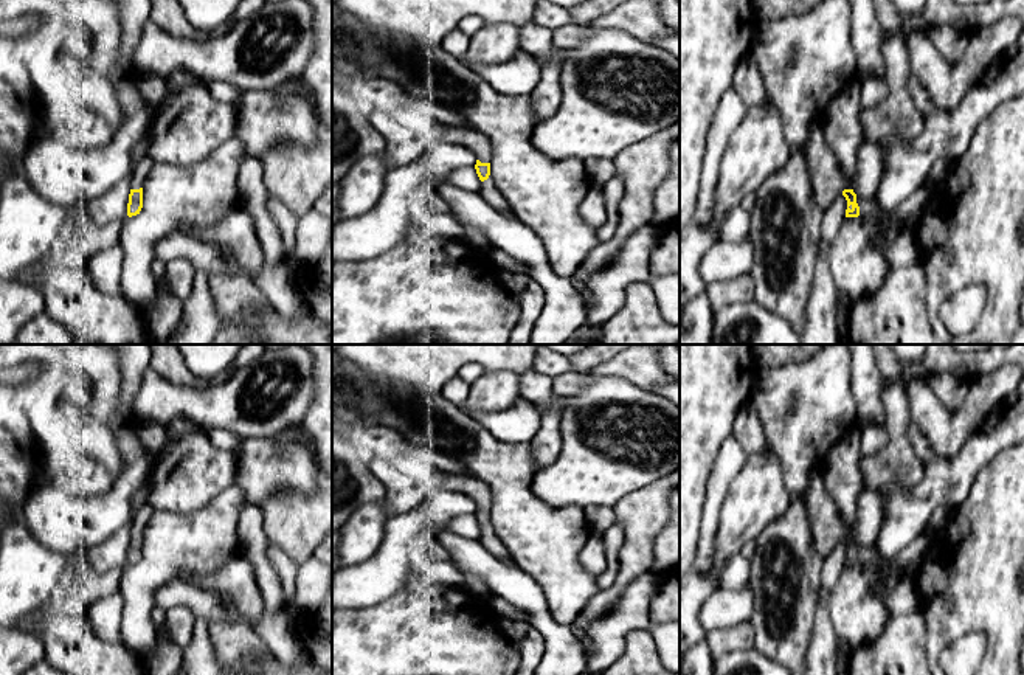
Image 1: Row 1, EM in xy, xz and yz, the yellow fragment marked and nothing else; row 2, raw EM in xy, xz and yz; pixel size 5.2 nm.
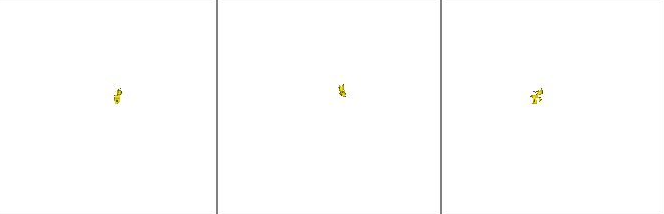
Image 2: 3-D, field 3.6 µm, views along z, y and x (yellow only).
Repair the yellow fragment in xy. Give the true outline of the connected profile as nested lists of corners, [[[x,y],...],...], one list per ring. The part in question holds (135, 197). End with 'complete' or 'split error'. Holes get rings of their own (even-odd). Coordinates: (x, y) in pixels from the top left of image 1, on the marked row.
[[[144,155],[137,164],[133,164],[133,171],[130,175],[130,194],[127,203],[127,216],[140,214],[143,208],[143,183],[155,163]]]; split error

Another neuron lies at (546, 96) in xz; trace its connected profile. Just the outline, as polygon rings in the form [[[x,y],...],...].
[[[555,59],[538,61],[541,79],[531,93],[535,123],[551,118],[562,102],[562,85],[559,82],[562,65]]]

